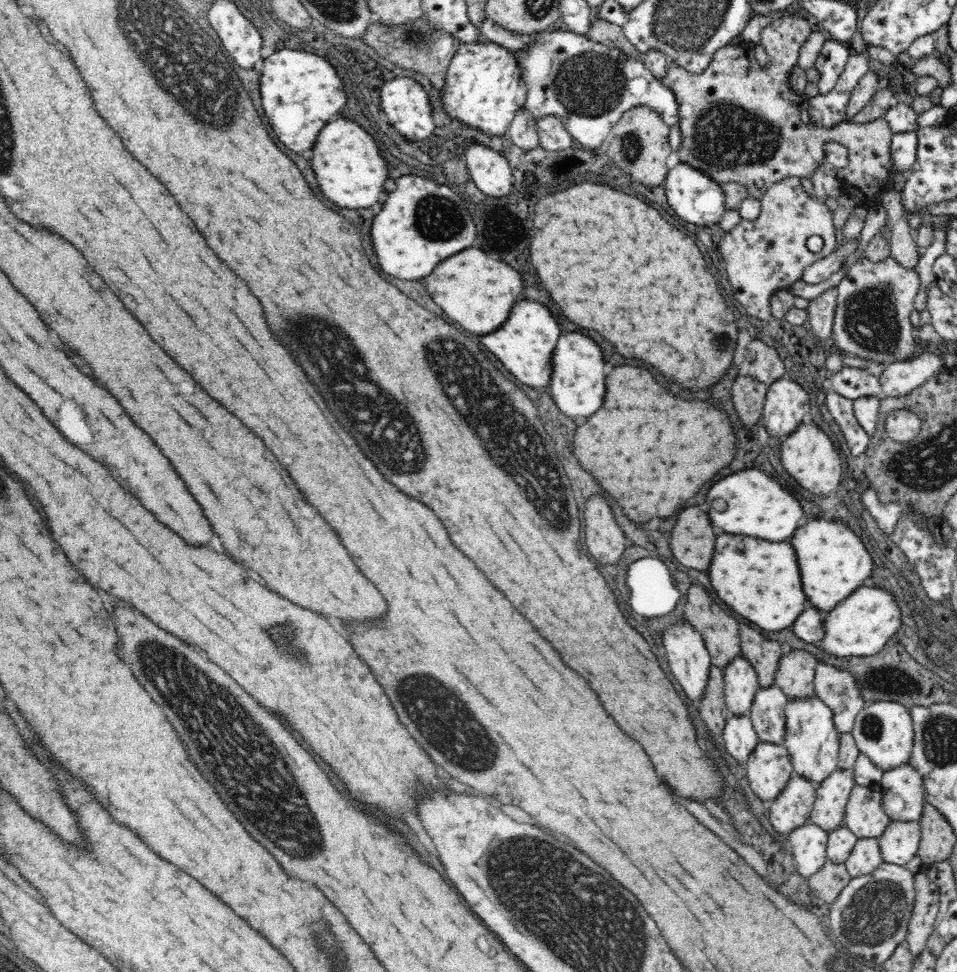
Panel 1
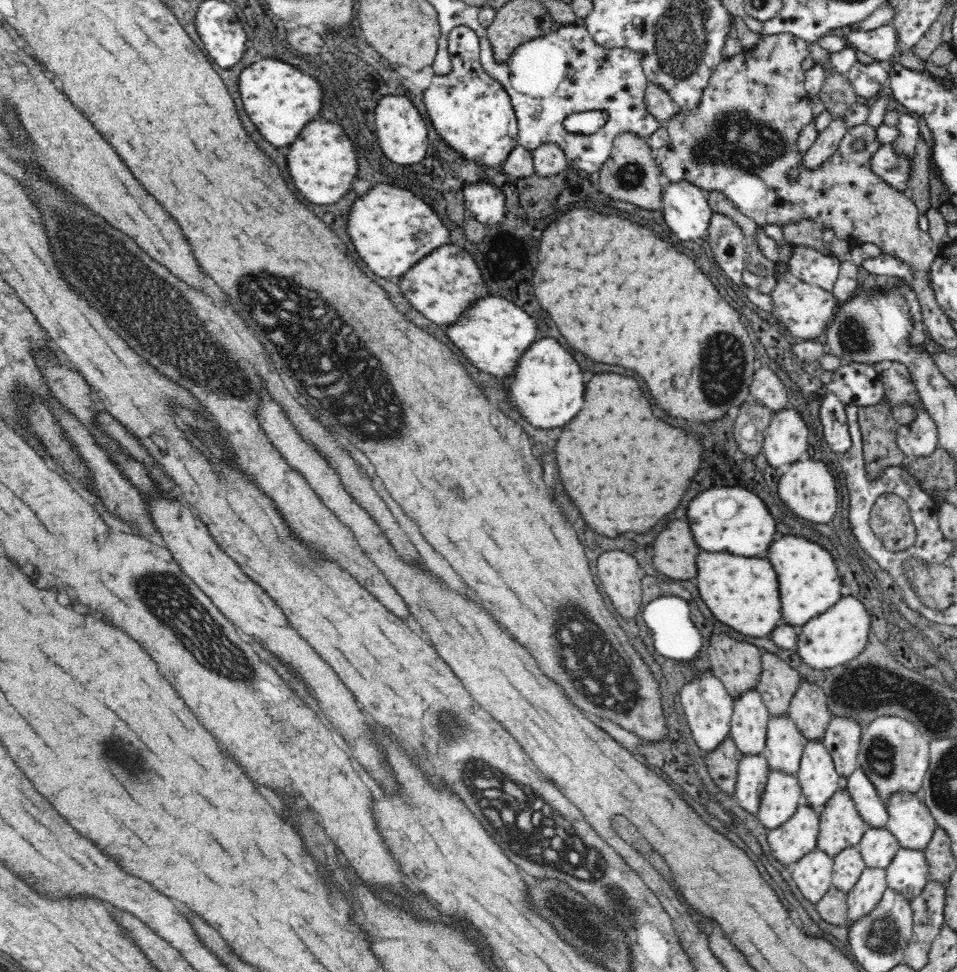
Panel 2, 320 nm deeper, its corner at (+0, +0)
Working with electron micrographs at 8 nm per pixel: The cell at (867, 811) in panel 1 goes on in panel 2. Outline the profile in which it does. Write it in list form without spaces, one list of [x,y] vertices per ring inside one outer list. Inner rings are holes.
[[[868,828],[860,839],[858,847],[866,867],[884,870],[892,864],[892,860],[899,852],[899,842],[887,828]]]

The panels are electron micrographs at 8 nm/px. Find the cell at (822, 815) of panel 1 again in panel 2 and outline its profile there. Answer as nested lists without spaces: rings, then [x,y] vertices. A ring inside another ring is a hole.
[[[838,789],[819,813],[817,849],[833,860],[842,850],[858,846],[868,829],[847,789]]]

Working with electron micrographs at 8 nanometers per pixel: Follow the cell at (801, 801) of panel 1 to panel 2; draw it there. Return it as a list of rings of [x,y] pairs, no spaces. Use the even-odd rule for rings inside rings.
[[[803,802],[789,821],[786,821],[774,830],[767,831],[767,842],[772,853],[771,855],[776,858],[778,863],[790,869],[800,862],[804,855],[810,854],[817,849],[819,815],[819,810]]]

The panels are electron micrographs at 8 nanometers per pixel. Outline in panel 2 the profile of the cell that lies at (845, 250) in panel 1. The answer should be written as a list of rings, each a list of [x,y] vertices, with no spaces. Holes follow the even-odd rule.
[[[790,271],[780,275],[777,285],[771,292],[772,310],[770,310],[774,322],[778,322],[780,331],[793,344],[800,341],[817,339],[822,332],[826,332],[838,309],[832,292],[824,290],[816,285],[809,285],[794,277]]]

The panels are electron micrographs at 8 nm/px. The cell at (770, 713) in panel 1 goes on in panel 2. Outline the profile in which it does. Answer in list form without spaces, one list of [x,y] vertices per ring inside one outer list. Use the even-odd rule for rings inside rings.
[[[770,716],[766,748],[762,755],[771,771],[790,774],[797,778],[806,743],[804,735],[789,716]]]

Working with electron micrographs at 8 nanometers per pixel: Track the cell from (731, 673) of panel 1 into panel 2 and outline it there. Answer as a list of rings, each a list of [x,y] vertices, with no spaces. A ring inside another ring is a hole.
[[[756,689],[749,690],[734,700],[729,736],[742,756],[763,754],[769,718],[769,710]]]

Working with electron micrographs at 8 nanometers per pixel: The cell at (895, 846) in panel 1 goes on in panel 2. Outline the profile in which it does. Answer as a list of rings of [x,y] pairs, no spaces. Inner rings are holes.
[[[899,847],[892,864],[885,868],[887,888],[912,902],[929,882],[928,862],[920,850]]]

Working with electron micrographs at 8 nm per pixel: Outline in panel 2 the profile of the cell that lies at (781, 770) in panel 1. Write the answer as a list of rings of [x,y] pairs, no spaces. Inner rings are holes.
[[[770,771],[757,818],[767,830],[774,830],[789,821],[802,803],[799,780],[790,774]]]

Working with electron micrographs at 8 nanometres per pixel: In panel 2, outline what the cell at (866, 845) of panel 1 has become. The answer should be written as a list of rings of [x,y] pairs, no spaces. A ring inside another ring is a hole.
[[[866,867],[855,887],[847,892],[846,927],[853,927],[862,917],[868,917],[879,905],[883,892],[887,889],[886,871]]]

